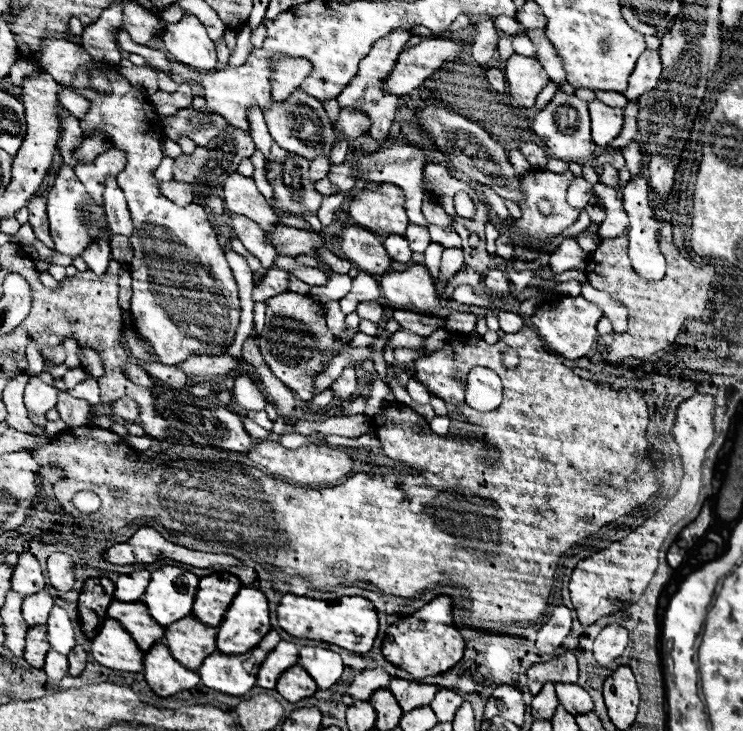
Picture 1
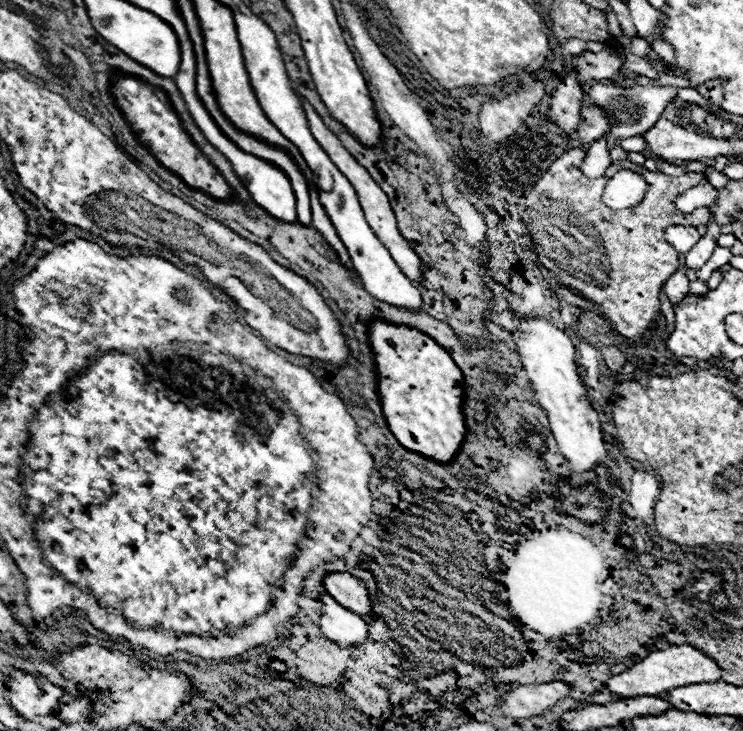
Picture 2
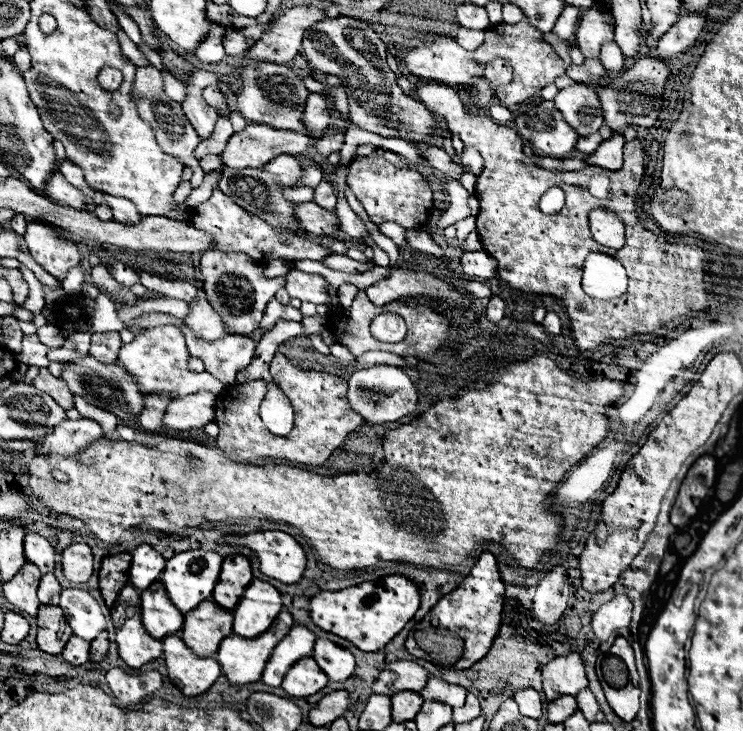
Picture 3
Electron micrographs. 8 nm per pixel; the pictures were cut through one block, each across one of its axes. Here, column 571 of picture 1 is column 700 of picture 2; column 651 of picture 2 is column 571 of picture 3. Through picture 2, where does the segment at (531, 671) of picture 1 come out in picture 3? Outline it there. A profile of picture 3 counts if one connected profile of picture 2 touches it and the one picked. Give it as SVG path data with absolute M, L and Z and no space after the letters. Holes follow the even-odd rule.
M566 654L548 662L542 670L542 680L544 680L544 692L548 686L558 694L576 696L580 690L588 688L580 654Z

